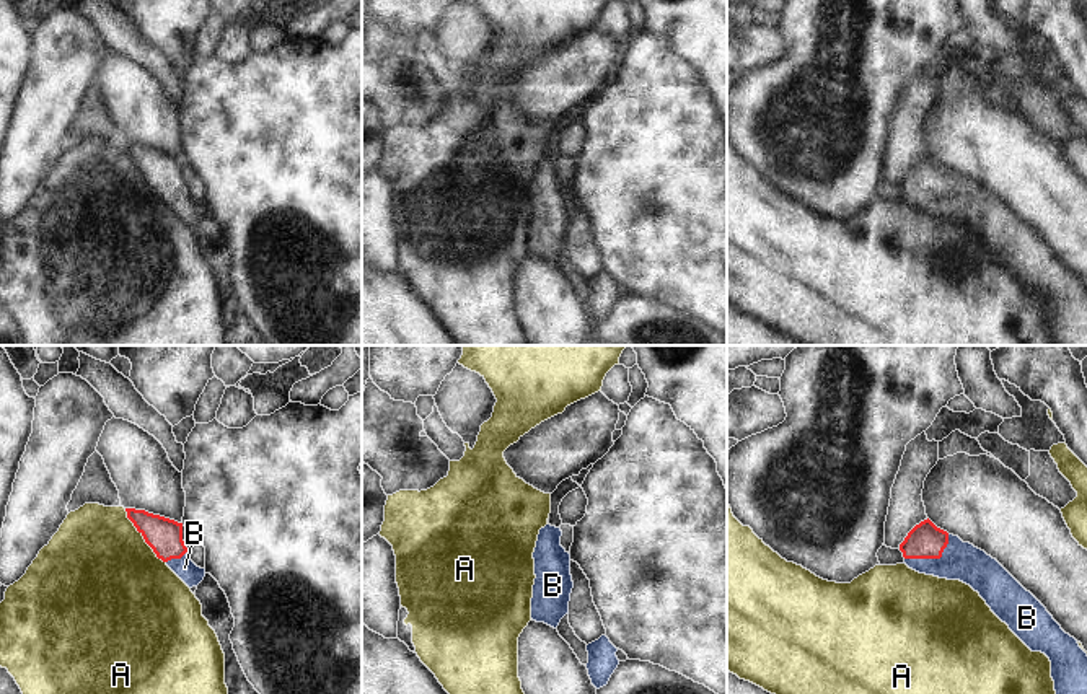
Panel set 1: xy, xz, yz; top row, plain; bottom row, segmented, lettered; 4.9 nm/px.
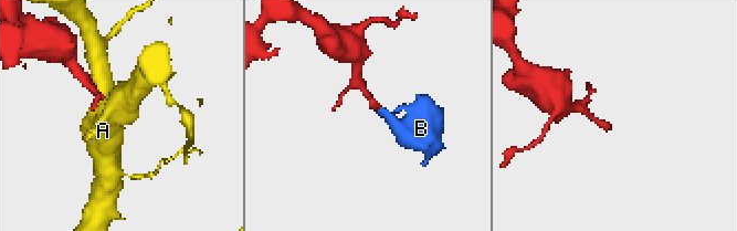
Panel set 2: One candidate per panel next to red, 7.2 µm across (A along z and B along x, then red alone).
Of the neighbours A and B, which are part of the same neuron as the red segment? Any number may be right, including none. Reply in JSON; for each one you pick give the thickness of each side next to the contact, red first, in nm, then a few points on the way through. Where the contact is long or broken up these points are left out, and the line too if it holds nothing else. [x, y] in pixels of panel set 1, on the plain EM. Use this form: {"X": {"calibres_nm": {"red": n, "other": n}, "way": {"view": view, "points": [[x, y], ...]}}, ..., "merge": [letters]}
{"B": {"calibres_nm": {"red": 180, "other": 190}, "way": {"view": "yz", "points": [[924, 176], [932, 193], [960, 196]]}}, "merge": ["B"]}

